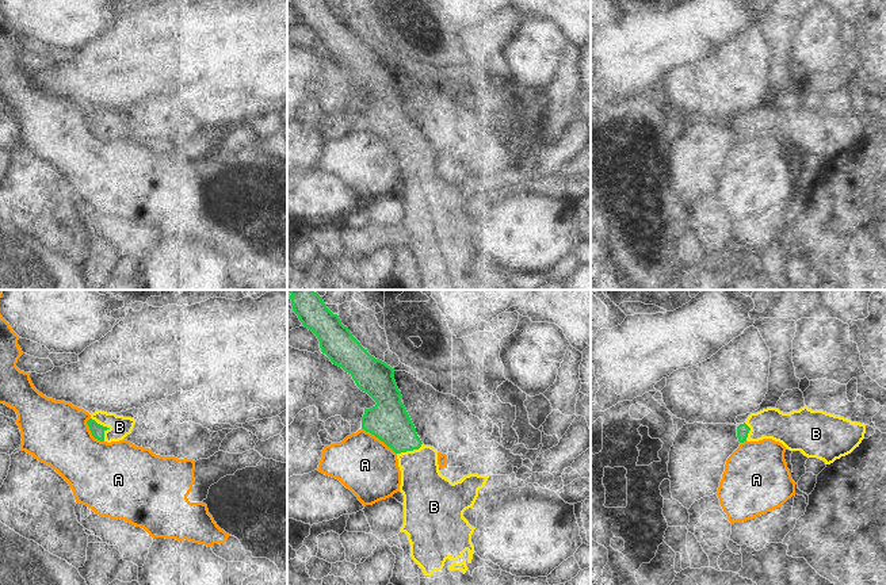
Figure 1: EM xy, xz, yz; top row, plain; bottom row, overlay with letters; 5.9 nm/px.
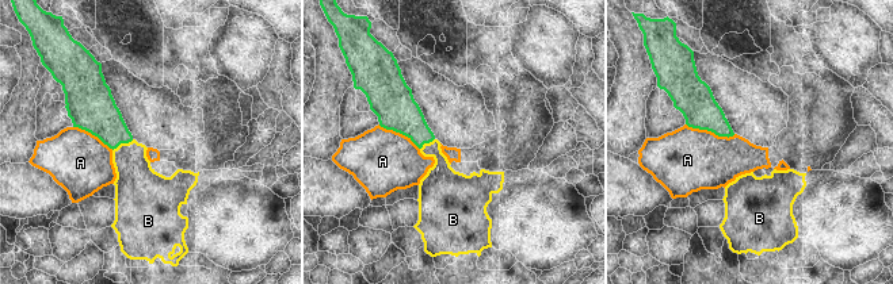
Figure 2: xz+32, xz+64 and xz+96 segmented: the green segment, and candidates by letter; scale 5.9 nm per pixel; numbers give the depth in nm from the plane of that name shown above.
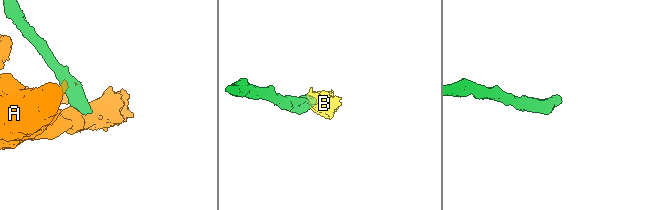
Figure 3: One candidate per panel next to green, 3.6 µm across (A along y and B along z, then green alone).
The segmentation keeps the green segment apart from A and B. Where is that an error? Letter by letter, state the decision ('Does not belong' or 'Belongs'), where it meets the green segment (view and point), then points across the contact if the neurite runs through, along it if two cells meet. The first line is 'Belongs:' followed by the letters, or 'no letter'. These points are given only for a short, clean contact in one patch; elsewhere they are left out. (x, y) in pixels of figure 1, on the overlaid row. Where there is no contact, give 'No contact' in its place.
Belongs: B
A: Does not belong. Touches green at xz (380, 439)
B: Belongs. Touches green at xy (106, 427). Path across: xy (96, 429), (106, 427), (119, 427)

